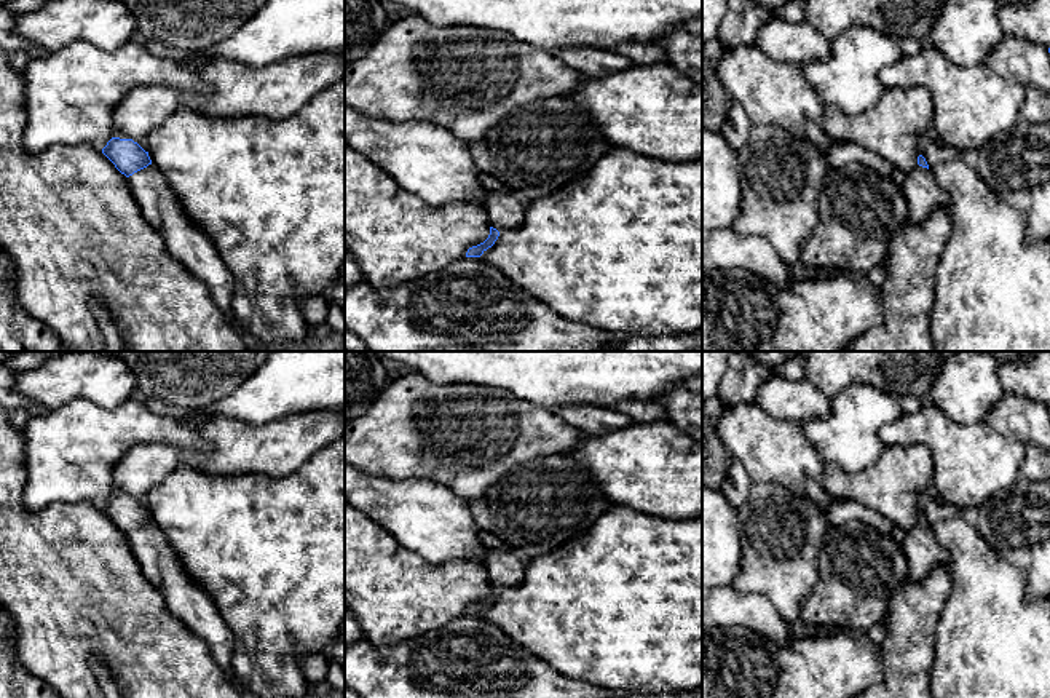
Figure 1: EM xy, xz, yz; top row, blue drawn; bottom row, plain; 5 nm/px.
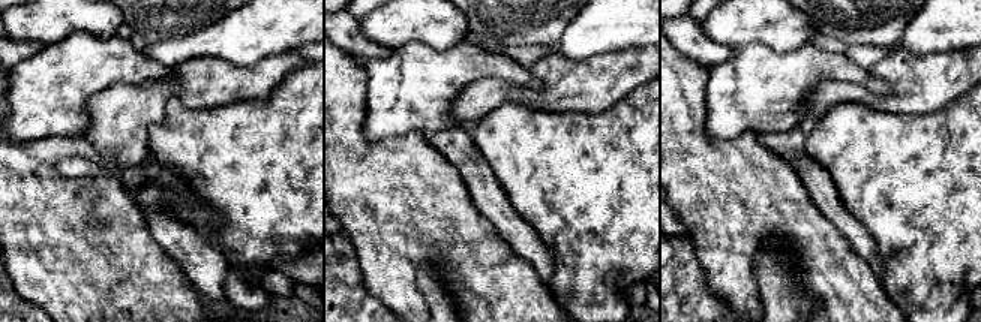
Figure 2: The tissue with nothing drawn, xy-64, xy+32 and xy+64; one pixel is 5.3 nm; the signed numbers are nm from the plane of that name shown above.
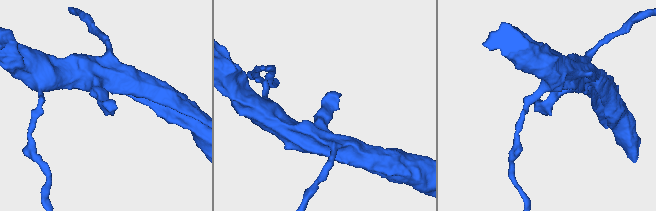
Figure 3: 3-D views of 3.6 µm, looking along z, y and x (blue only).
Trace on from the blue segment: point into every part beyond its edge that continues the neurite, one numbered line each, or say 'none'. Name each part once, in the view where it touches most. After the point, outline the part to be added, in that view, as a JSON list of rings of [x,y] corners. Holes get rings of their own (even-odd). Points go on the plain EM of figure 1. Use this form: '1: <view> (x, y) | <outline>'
1: xy (160, 564) | [[[155,522],[128,535],[144,575],[163,594],[168,609],[198,637],[201,637],[215,663],[231,674],[235,633],[223,621],[211,596],[195,588],[182,562]]]

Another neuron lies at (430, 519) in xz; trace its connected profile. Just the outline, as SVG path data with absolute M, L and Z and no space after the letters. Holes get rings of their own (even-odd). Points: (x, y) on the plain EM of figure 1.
M345 463L345 498L357 511L388 530L404 548L431 561L445 562L458 557L485 559L485 548L477 532L469 500L428 479L388 479L370 476Z

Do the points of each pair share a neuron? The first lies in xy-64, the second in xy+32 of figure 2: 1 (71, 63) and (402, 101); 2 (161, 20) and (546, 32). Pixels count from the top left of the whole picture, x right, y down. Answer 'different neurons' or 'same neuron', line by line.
1: same neuron
2: same neuron

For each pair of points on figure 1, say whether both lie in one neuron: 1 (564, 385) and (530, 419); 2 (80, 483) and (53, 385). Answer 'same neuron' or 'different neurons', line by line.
1: different neurons
2: different neurons

